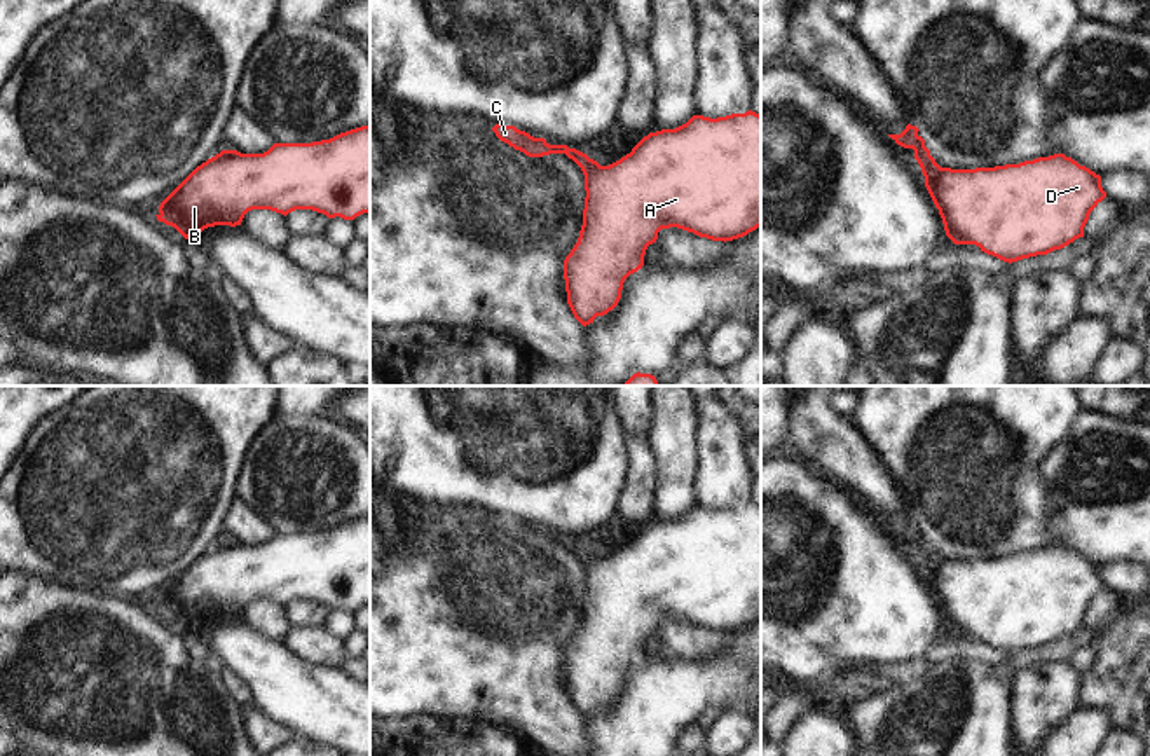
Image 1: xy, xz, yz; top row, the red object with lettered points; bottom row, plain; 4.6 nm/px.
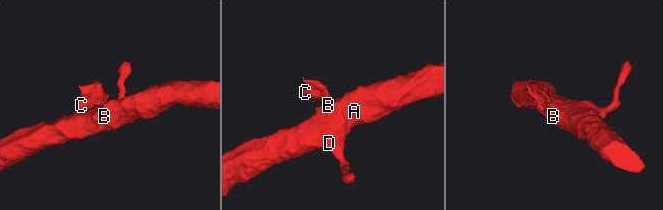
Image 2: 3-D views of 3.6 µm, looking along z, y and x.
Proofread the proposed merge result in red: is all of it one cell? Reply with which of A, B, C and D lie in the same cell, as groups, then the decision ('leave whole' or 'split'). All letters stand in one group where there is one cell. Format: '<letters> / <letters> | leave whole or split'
A B D / C | split

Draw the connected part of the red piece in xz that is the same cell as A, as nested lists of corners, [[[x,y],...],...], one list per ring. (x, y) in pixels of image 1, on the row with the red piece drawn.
[[[752,110],[717,119],[693,115],[675,129],[649,133],[630,154],[609,166],[592,159],[585,190],[579,237],[564,260],[567,304],[583,326],[618,306],[625,279],[642,269],[646,250],[656,243],[661,229],[677,227],[726,243],[761,227],[761,115]]]

